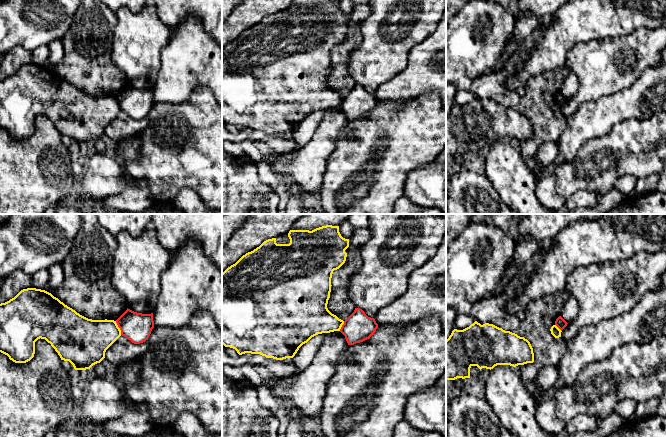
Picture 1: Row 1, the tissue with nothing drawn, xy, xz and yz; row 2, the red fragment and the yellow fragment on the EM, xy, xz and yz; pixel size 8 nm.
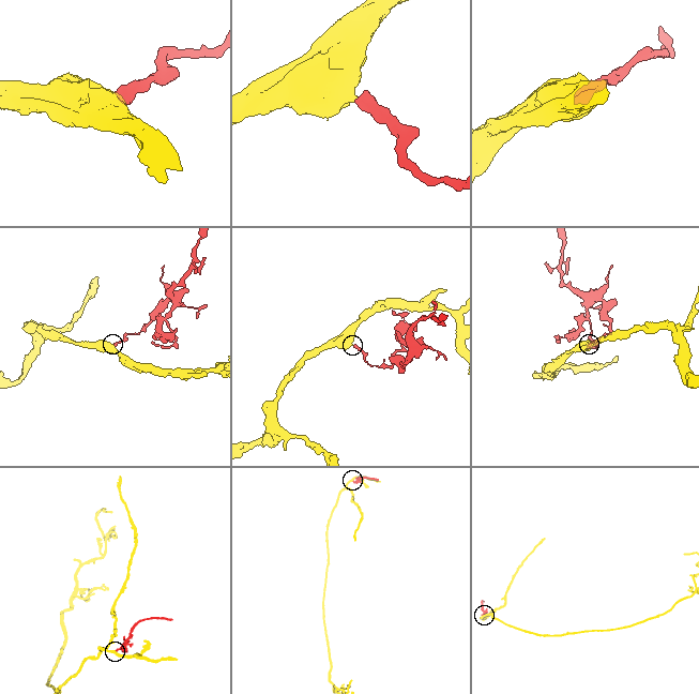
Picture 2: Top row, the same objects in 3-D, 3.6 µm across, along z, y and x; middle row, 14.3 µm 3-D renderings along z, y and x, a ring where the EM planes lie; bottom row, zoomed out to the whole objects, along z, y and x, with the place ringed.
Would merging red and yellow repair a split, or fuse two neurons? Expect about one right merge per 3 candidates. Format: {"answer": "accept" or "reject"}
{"answer": "reject"}

